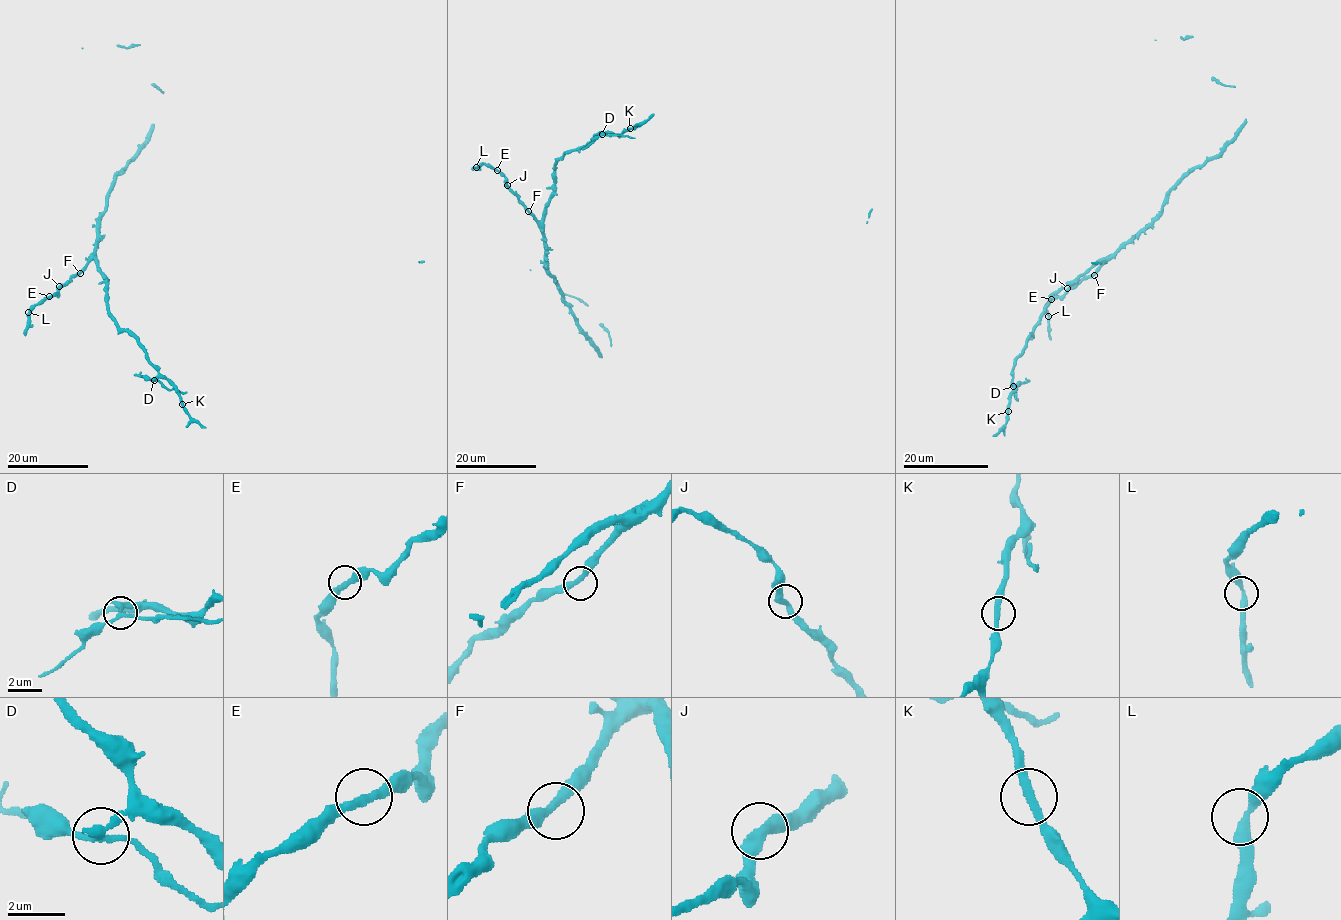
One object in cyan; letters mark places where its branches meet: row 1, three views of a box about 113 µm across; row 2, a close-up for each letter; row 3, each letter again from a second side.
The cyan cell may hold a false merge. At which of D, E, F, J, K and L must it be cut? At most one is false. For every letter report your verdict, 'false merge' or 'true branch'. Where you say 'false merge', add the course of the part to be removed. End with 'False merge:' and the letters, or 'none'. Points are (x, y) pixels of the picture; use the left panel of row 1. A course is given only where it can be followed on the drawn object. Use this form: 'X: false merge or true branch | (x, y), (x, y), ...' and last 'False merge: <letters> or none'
D: false merge | (153, 379), (170, 389), (186, 391)
E: true branch
F: true branch
J: true branch
K: true branch
L: true branch
False merge: D

